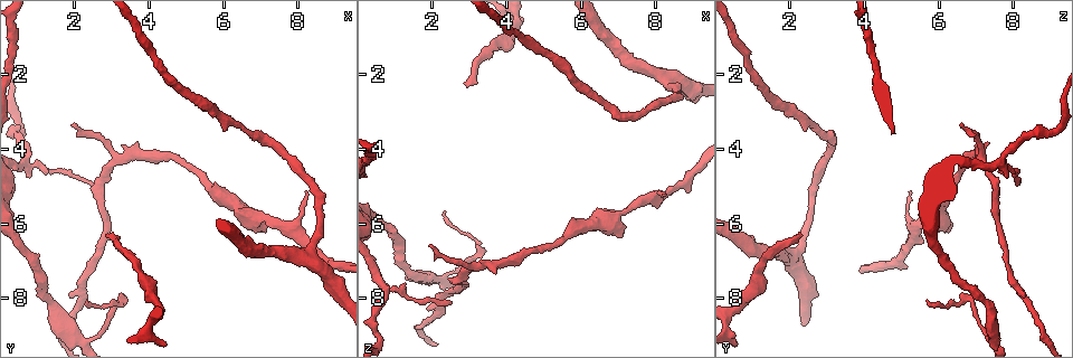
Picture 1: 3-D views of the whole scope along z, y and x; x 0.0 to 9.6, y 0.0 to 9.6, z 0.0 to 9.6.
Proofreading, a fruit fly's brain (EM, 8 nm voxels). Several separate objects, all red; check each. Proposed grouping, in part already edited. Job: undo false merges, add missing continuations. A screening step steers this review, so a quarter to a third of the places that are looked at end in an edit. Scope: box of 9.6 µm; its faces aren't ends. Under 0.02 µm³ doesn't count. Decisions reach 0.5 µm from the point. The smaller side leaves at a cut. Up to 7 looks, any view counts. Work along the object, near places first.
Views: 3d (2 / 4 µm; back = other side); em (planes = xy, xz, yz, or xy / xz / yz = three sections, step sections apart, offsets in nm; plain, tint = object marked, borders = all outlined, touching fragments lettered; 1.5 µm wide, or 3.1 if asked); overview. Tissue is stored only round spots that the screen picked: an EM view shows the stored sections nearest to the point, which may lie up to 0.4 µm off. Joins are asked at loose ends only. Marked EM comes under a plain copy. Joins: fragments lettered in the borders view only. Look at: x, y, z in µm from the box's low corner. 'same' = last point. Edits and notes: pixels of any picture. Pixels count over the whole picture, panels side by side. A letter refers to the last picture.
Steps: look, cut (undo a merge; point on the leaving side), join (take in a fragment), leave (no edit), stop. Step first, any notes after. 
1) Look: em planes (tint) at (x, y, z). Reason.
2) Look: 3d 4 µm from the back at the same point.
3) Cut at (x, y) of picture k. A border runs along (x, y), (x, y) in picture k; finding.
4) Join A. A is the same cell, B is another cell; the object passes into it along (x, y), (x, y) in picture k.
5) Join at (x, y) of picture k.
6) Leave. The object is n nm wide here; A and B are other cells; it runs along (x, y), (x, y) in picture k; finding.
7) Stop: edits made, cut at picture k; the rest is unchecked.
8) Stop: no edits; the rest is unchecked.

Look: 3d 4 µm at (2.90, 6.30, 2.35). An open end.

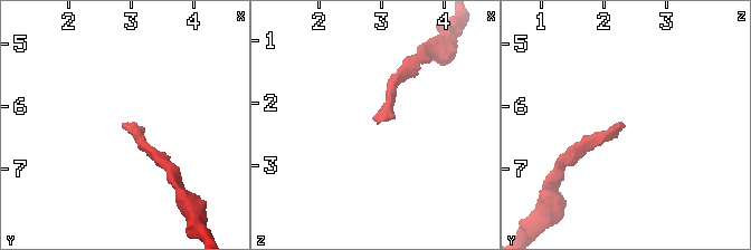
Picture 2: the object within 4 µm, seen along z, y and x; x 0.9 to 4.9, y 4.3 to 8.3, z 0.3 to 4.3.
Look: em xz step 4 (tint) at (2.95, 6.40, 2.30). Need the tissue.

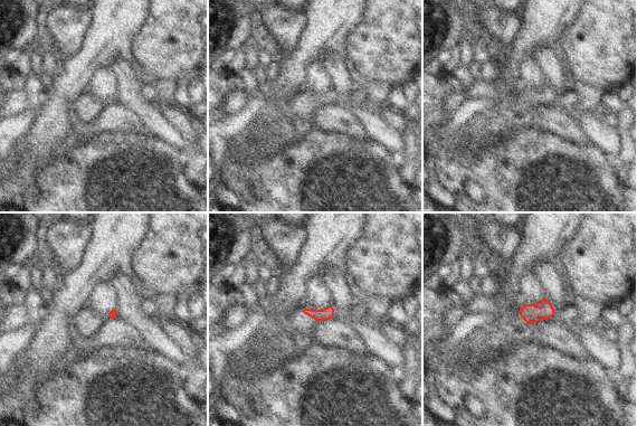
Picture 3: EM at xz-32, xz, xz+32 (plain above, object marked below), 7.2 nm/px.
Look: em planes (borders) at the same point. Another direction.

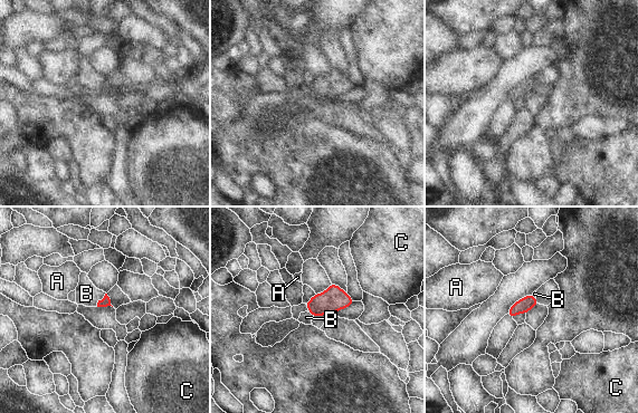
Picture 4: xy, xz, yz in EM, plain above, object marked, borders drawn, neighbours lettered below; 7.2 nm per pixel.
Join B. B is the same cell, A and C are other cells; it goes on there.

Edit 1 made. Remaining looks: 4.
Look: 3d 4 µm at (8.25, 5.15, 5.25). Free end.

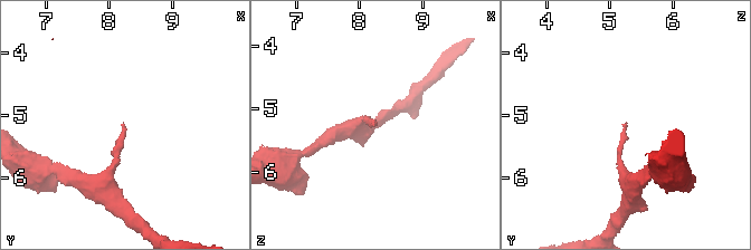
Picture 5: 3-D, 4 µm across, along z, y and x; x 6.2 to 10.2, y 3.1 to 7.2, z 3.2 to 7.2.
Look: em planes (tint) at (8.25, 5.10, 5.25).

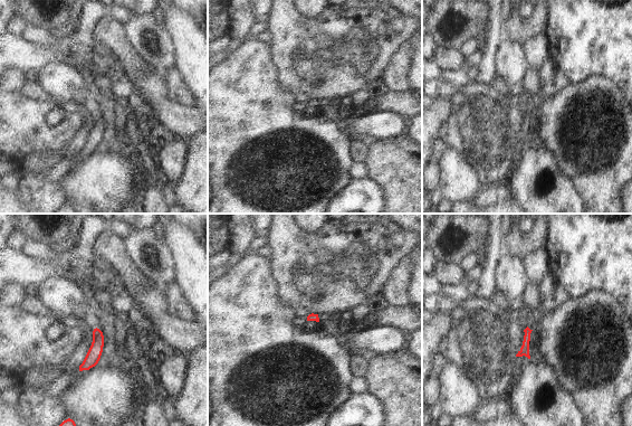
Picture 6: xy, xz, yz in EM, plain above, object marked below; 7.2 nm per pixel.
Look: em planes (borders) at the same point. What lies round it.

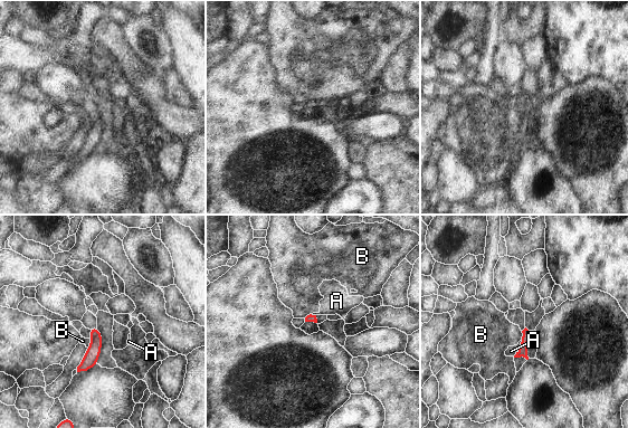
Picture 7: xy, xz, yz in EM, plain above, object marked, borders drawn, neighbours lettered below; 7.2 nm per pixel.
Leave. A and B are other cells; a border runs along (522, 331), (520, 340) in picture 7; no lettered fragment goes on from it.

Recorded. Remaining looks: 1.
Stop: edits made, join at picture 4; the rest is unchecked.

